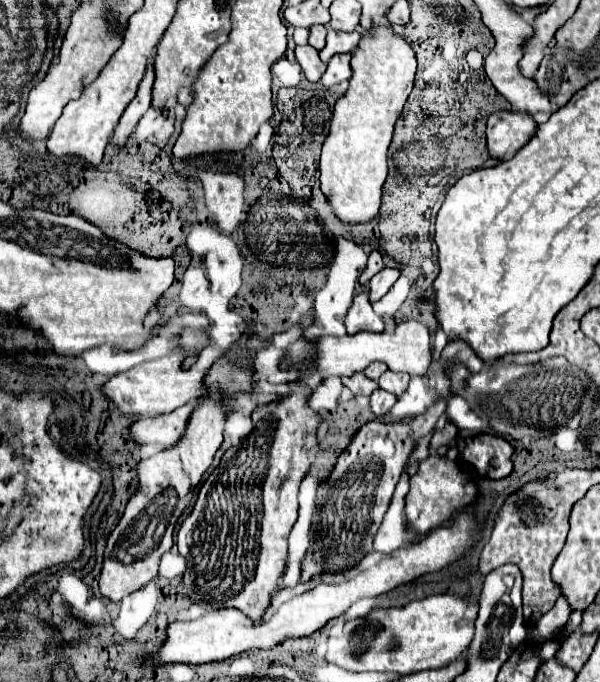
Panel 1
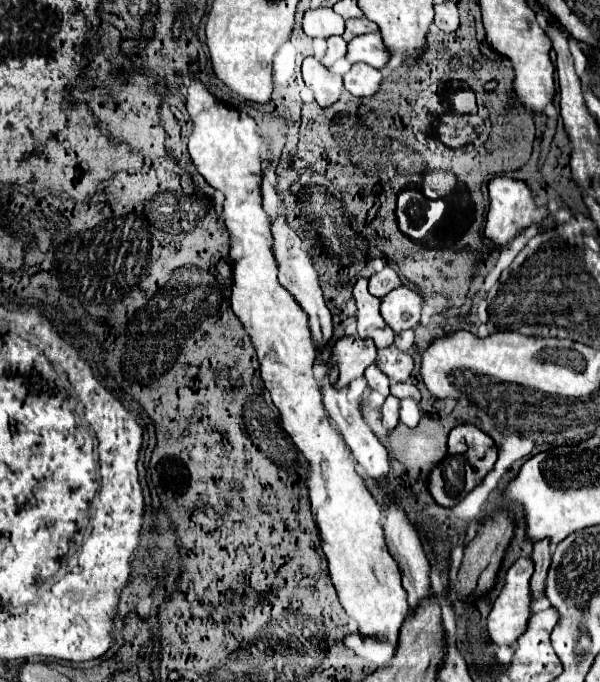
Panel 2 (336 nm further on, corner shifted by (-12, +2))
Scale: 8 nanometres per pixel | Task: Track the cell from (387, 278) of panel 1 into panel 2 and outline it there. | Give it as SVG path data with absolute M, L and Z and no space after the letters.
M400 286L384 296L382 318L394 332L402 332L418 326L420 306L422 306L422 294L406 286Z

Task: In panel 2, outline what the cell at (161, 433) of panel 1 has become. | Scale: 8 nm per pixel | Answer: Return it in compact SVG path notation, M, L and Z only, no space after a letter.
M358 334L340 338L332 354L332 364L334 366L338 364L340 370L338 386L346 388L354 378L360 378L364 370L374 362L376 362L376 346L370 338L364 340Z

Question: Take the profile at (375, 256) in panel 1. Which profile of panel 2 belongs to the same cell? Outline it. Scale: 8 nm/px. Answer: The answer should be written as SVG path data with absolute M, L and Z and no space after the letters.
M386 266L382 272L378 272L370 278L370 294L376 298L384 298L388 292L392 292L394 288L400 288L400 286L402 286L400 276L390 266Z

